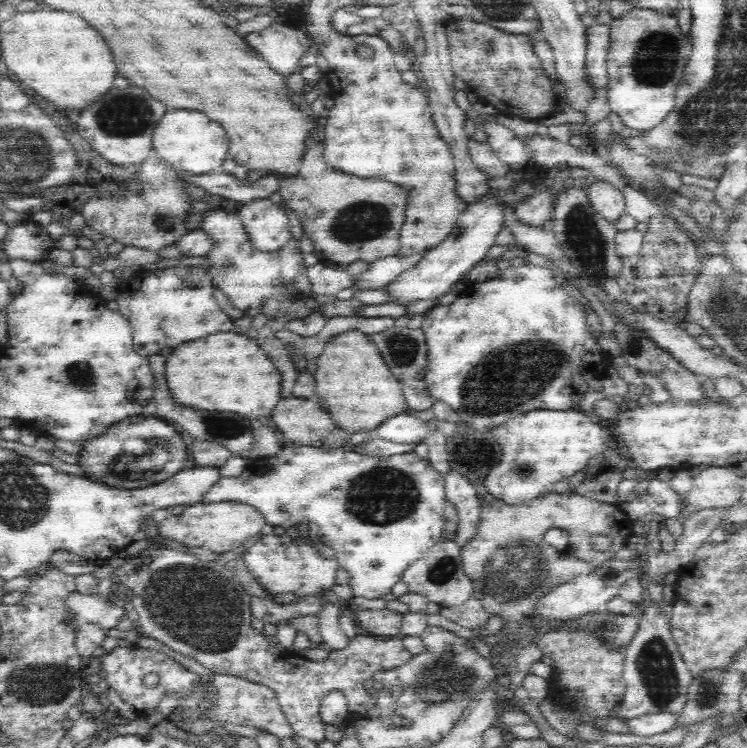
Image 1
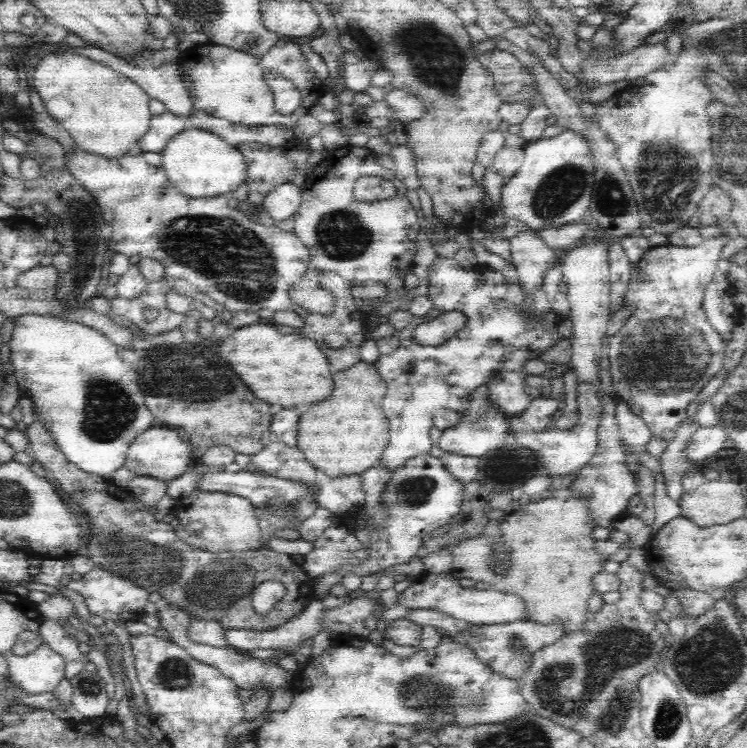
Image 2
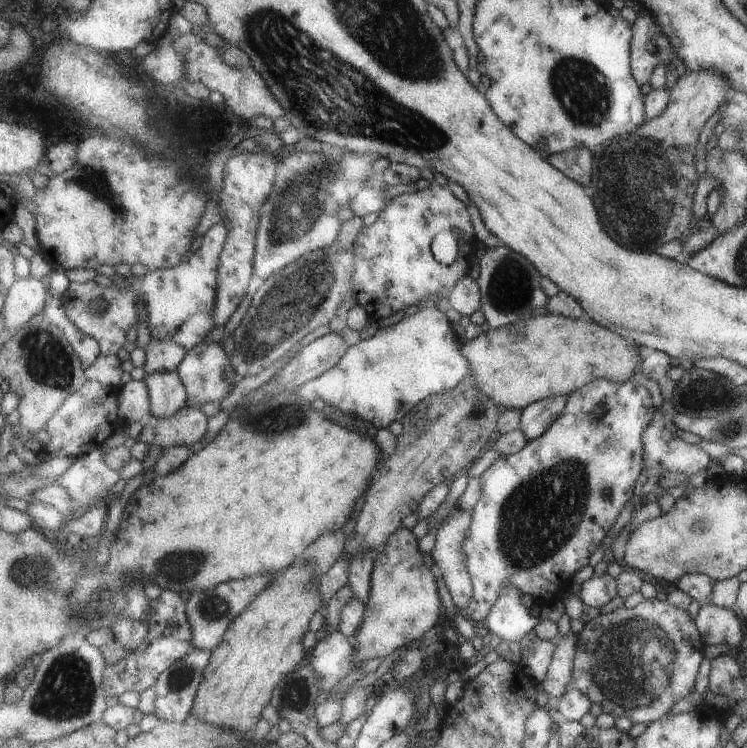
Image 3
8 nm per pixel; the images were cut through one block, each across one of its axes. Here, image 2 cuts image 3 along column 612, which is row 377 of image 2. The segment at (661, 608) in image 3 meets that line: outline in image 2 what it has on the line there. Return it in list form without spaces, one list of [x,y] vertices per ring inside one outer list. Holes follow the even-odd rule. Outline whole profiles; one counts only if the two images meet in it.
[[[722,232],[716,238],[706,238],[698,248],[680,248],[670,244],[650,248],[634,266],[634,272],[630,276],[626,304],[632,304],[634,310],[622,330],[618,330],[606,342],[606,356],[610,360],[610,374],[616,396],[628,404],[632,414],[644,420],[644,424],[652,432],[652,438],[662,438],[666,430],[676,432],[678,424],[686,418],[688,404],[694,402],[702,388],[724,370],[726,344],[708,322],[706,310],[702,310],[702,300],[706,286],[712,282],[712,276],[718,270],[716,264],[728,240],[730,238]]]

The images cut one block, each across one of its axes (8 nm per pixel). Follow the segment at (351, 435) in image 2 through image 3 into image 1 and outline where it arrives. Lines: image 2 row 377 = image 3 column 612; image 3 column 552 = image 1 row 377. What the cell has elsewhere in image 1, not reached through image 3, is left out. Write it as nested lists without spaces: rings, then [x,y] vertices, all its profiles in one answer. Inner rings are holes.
[[[356,330],[344,332],[326,344],[316,364],[316,400],[332,414],[340,428],[348,432],[374,432],[384,424],[384,420],[406,412],[408,404],[402,384],[392,374],[372,336]]]

